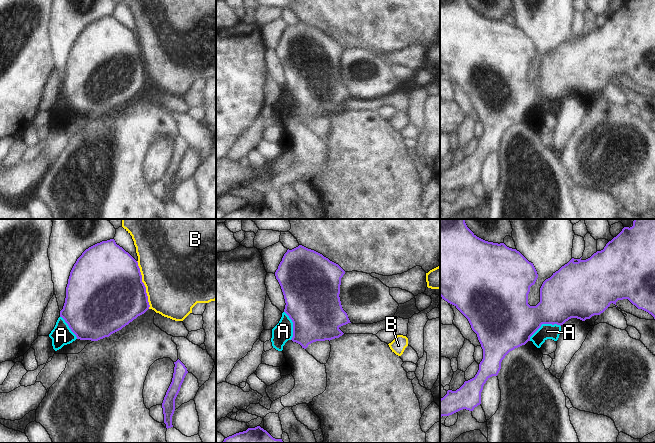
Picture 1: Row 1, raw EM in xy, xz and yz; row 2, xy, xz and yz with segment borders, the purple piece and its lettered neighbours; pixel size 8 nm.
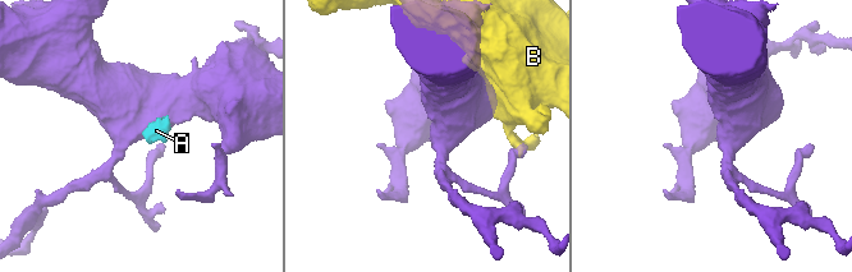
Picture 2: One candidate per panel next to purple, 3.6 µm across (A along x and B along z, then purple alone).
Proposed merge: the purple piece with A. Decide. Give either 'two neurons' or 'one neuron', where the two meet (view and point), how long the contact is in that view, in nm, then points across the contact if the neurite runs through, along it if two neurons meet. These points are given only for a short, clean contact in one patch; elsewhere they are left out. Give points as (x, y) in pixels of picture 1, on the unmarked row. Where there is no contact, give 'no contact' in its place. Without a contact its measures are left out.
one neuron; meets purple in yz at (543, 99); contact 280 nm long; runs through yz (512, 97), (543, 99), (547, 103), (547, 107)

